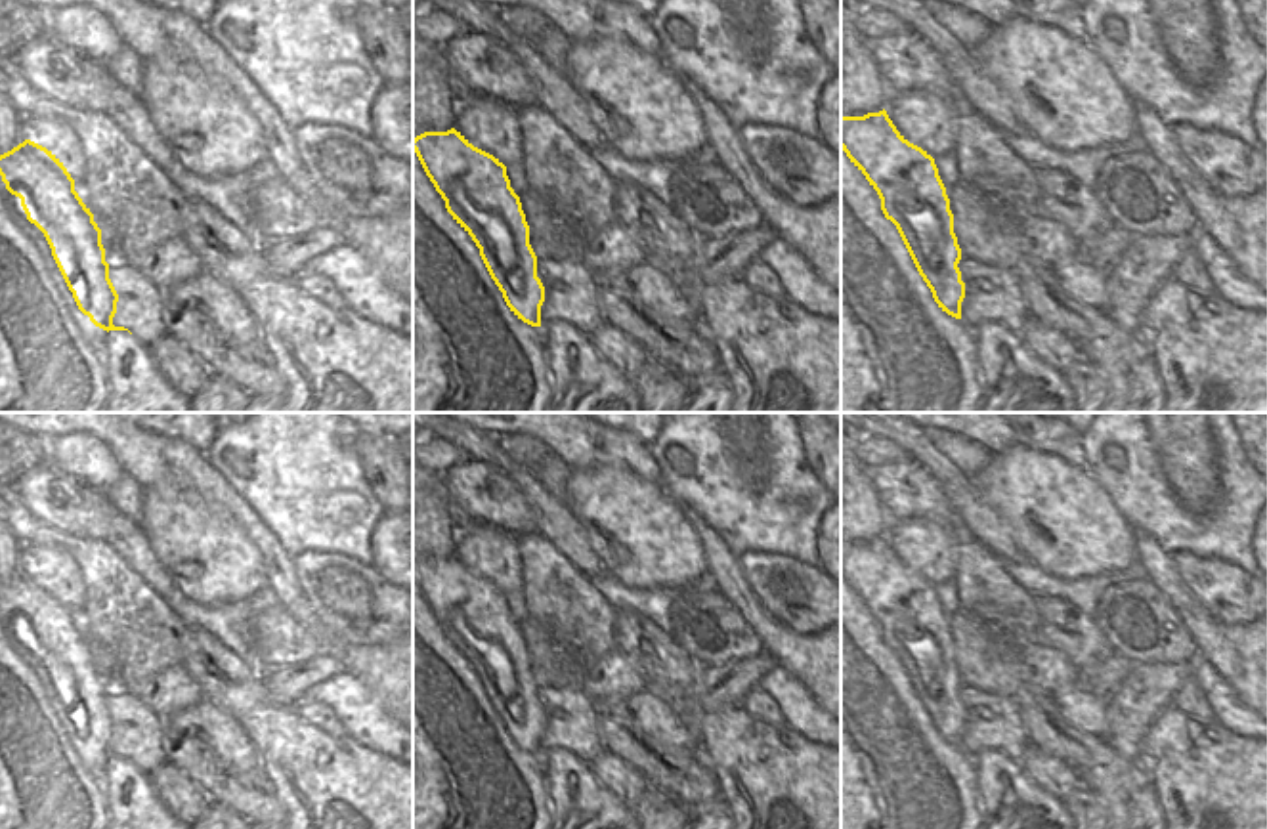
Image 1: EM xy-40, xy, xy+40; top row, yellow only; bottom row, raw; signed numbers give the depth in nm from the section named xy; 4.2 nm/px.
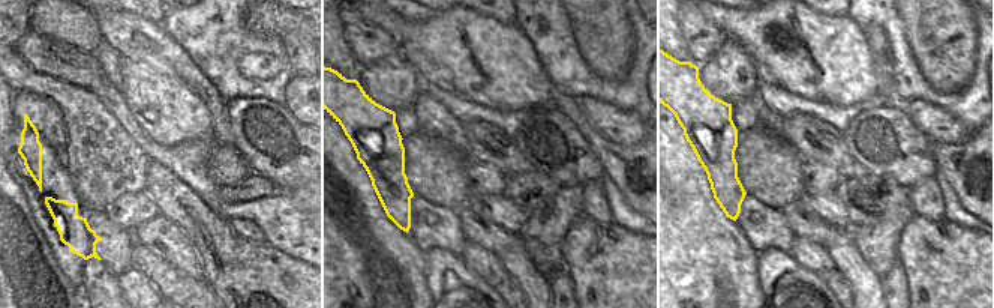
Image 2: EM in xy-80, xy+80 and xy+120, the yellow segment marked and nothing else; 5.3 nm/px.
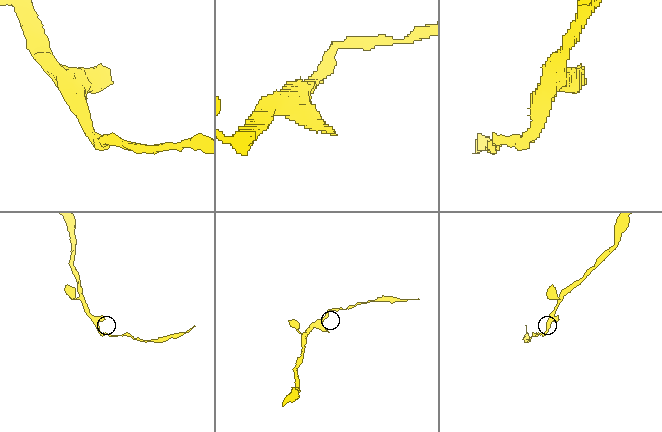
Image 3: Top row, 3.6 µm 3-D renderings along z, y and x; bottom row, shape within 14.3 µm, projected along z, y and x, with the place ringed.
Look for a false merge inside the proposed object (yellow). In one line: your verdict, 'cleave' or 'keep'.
cleave

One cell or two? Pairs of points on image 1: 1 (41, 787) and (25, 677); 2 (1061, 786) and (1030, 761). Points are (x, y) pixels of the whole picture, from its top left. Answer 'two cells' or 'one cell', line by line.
1: one cell
2: one cell

